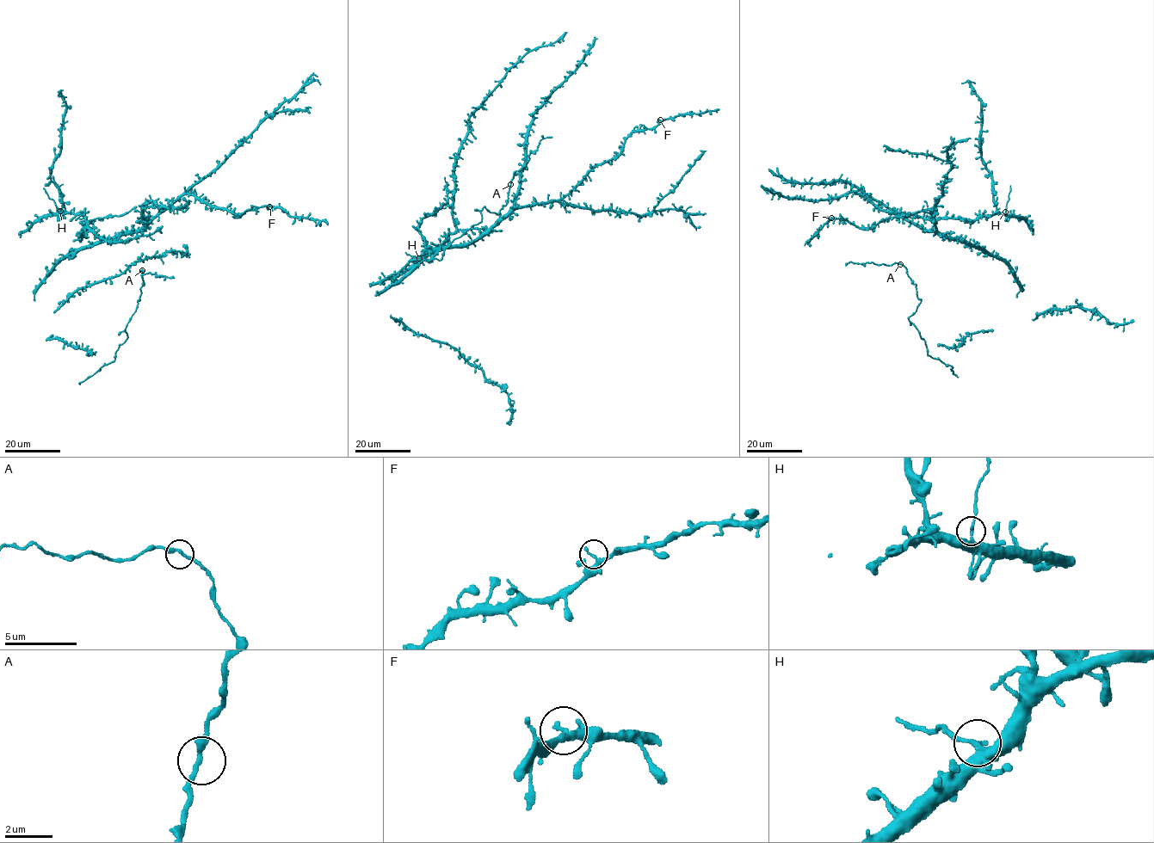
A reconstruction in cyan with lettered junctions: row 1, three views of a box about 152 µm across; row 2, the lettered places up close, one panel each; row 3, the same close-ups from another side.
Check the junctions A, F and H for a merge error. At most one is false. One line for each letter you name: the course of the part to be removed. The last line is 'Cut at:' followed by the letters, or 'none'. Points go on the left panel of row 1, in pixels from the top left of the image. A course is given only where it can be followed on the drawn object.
H: Course of the part to remove: (60, 211), (43, 187)
Cut at: H

